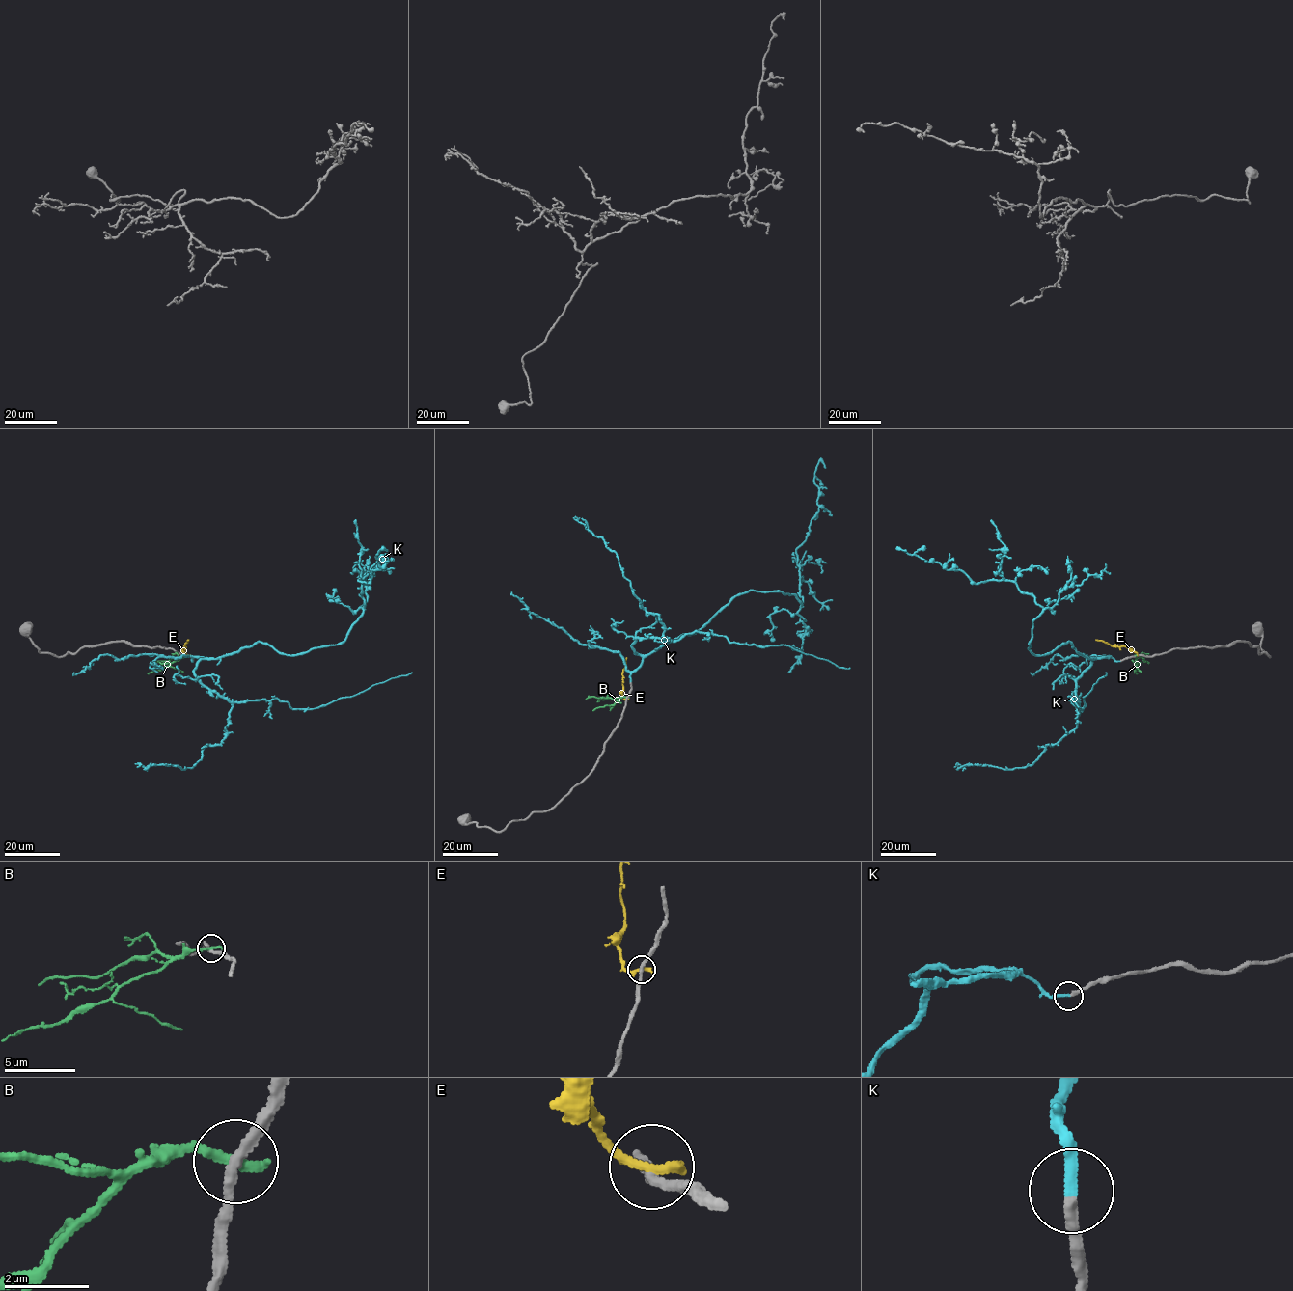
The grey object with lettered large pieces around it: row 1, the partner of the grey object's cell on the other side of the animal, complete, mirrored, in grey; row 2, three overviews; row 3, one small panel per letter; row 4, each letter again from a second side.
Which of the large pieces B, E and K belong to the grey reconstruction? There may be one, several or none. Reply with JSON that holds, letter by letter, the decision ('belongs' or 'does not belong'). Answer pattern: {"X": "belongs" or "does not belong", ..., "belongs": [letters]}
{"B": "does not belong", "E": "does not belong", "K": "belongs", "belongs": ["K"]}

